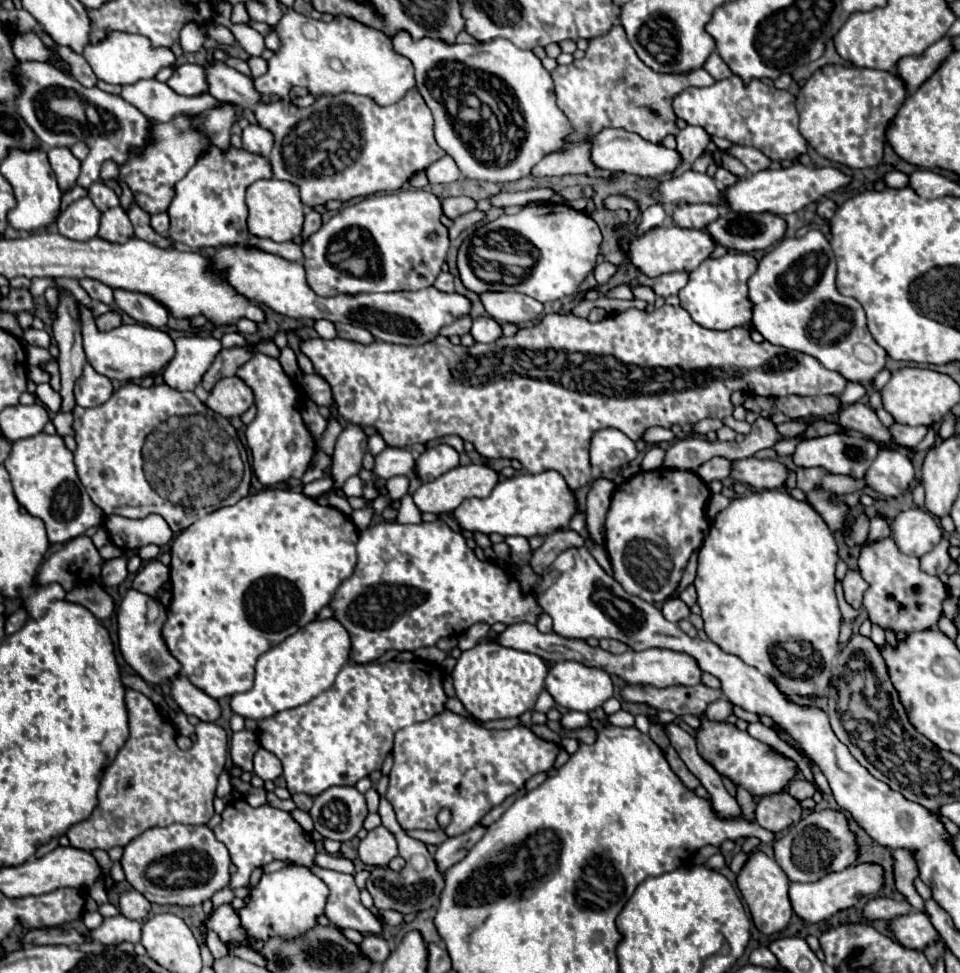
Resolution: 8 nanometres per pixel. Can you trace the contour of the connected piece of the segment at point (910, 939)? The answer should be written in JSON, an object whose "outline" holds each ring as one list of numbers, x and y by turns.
{"outline":[[923,912,897,916,889,920,887,930,893,932,893,938,899,944,913,950,923,950,927,944,937,940,937,930,931,926,929,918]]}

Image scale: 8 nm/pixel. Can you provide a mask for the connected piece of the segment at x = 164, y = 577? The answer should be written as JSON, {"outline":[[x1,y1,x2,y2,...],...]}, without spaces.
{"outline":[[149,560,139,568,133,580,133,588,159,600,159,590,167,580,169,580,169,568,159,560]]}

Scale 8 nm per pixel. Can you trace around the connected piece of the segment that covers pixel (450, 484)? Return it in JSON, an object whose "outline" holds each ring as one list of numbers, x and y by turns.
{"outline":[[483,464,457,466,447,474,439,476,437,480,421,484,413,494,413,500,421,512,451,512,453,508,457,508,457,504,461,504,461,500,487,498,497,482,499,482,499,474,489,466,483,466]]}

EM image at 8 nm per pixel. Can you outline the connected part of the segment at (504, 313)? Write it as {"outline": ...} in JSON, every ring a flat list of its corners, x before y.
{"outline":[[485,292,481,302,497,322,533,322,543,312,541,302,519,292]]}

